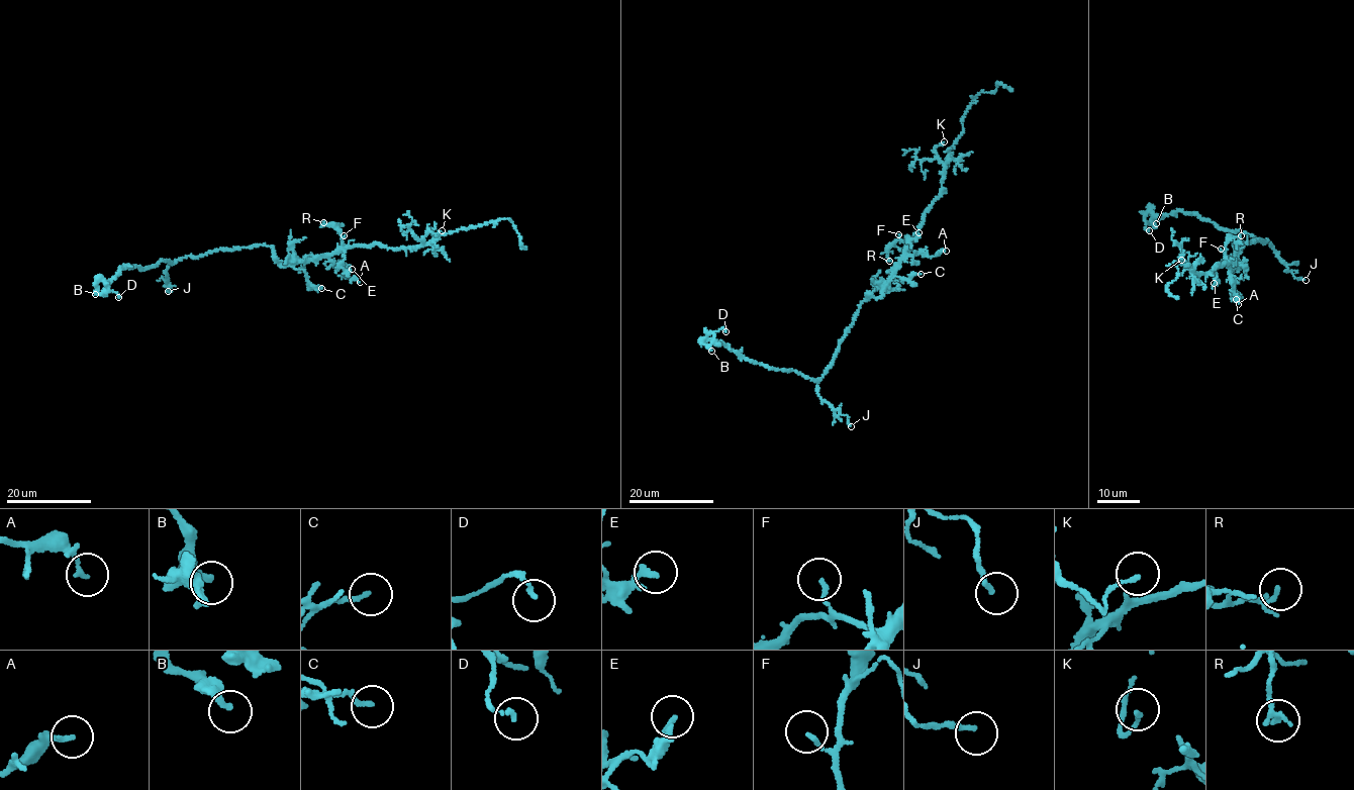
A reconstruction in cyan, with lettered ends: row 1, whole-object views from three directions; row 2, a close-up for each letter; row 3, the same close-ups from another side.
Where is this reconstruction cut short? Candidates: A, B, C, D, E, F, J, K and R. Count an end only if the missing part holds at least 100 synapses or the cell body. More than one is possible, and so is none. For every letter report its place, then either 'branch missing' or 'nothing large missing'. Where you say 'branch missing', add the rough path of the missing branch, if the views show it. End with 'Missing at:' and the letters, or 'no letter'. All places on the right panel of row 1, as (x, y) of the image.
A: place (1238, 304); nothing large missing
B: place (1156, 223); nothing large missing
C: place (1236, 299); nothing large missing
D: place (1149, 230); nothing large missing
E: place (1214, 283); nothing large missing
F: place (1221, 249); nothing large missing
J: place (1306, 280); nothing large missing
K: place (1181, 260); nothing large missing
R: place (1241, 235); nothing large missing
Missing at: no letter

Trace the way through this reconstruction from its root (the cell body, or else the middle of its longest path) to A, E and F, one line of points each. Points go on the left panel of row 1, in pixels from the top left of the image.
A: (283, 265), (327, 258), (344, 267), (346, 277), (354, 277), (360, 282)
E: (283, 265), (308, 262), (340, 249), (344, 252), (342, 267), (346, 271), (352, 269)
F: (283, 265), (323, 258), (343, 247), (344, 235)

